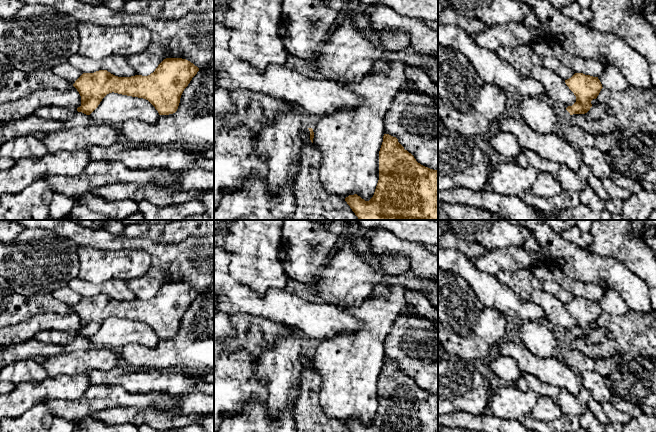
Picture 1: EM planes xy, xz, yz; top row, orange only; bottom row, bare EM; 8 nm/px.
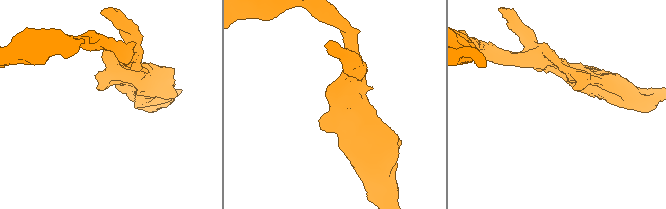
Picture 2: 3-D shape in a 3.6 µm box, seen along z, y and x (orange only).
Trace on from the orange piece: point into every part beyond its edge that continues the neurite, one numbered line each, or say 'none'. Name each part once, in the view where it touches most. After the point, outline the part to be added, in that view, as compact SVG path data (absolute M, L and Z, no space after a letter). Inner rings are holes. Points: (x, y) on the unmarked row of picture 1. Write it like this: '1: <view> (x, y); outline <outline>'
none

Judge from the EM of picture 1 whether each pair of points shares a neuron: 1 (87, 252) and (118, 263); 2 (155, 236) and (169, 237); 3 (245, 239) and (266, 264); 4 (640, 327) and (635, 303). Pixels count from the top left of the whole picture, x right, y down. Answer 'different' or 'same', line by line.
1: same
2: same
3: same
4: different

